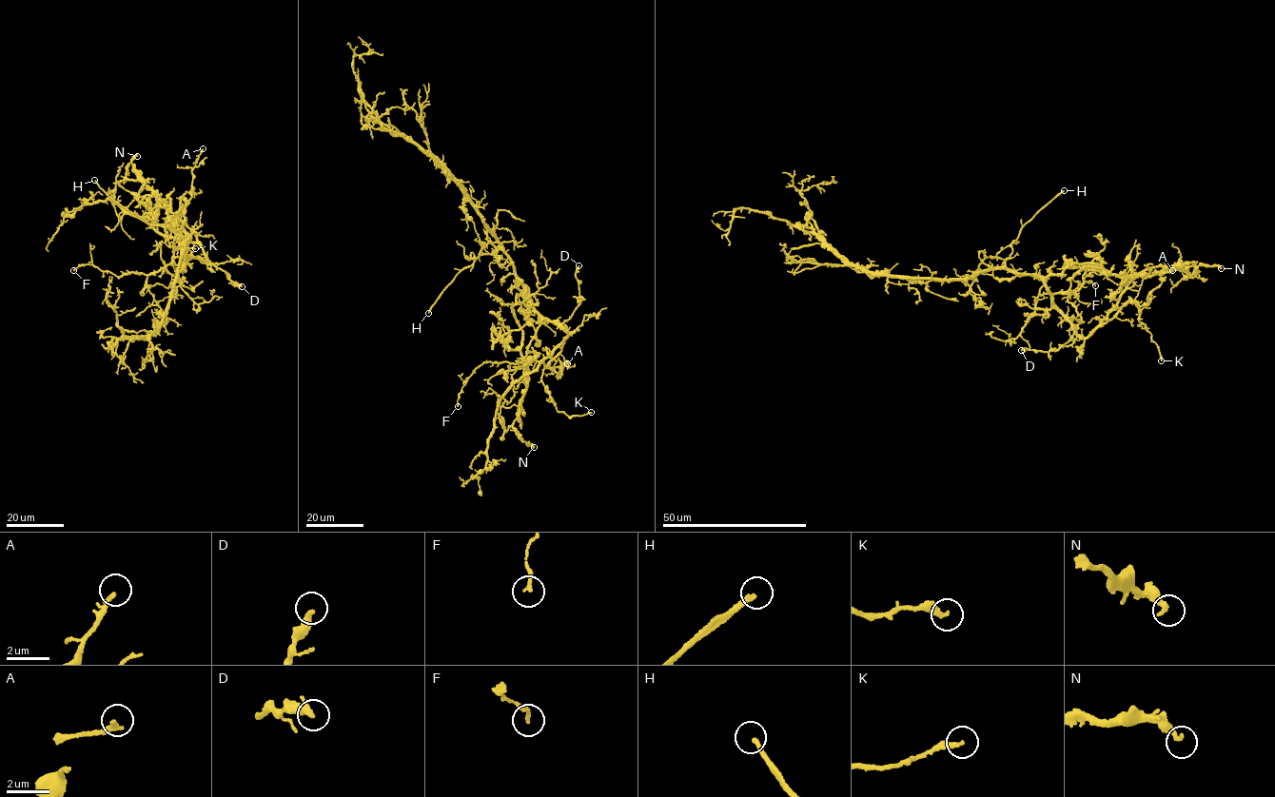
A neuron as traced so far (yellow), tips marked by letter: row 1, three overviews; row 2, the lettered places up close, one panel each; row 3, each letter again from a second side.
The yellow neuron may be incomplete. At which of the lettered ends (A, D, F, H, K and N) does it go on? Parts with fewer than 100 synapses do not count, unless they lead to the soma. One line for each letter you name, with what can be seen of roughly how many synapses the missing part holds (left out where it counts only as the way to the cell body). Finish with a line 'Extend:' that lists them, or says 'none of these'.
Extend: H

